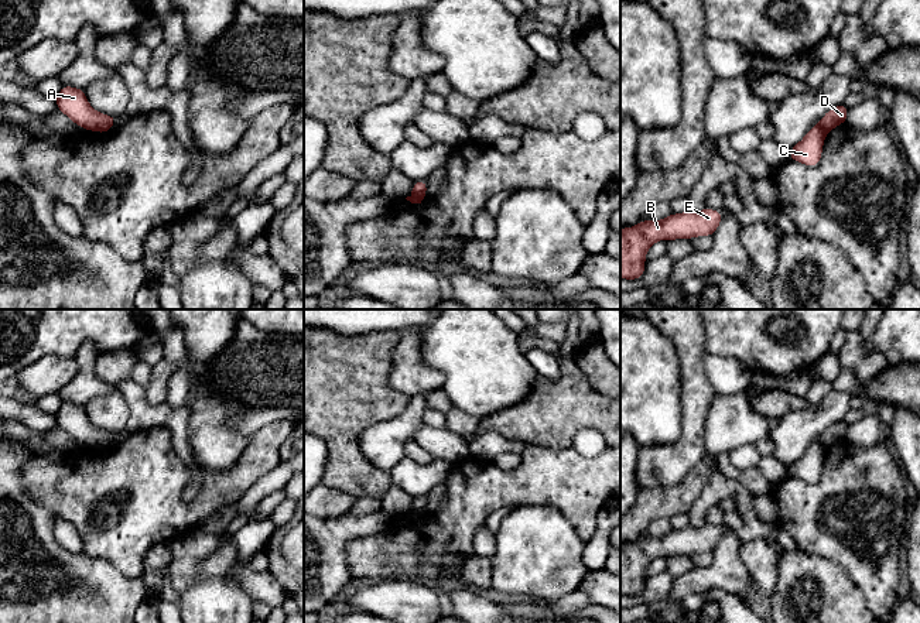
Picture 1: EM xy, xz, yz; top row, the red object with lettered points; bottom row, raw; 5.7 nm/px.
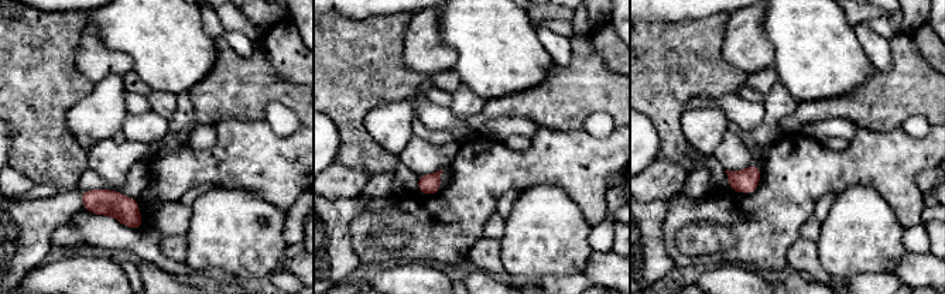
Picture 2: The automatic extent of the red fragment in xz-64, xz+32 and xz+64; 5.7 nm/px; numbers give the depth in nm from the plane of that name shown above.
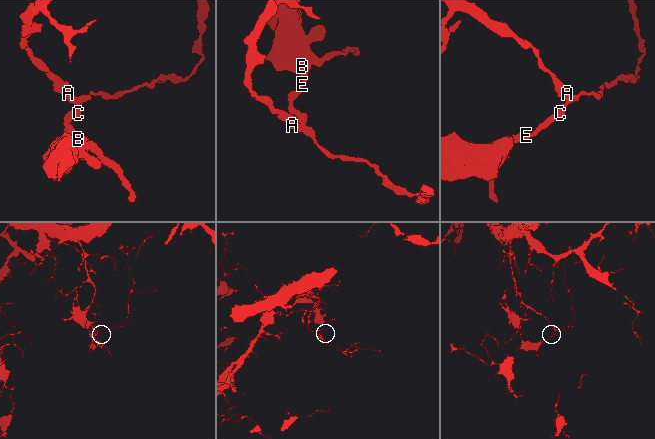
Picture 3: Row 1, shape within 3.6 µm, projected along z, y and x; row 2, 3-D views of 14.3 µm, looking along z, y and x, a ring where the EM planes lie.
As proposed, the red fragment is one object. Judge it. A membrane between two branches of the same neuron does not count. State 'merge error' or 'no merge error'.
merge error

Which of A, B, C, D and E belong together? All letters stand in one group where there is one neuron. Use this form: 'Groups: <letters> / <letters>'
Groups: A D / B C E

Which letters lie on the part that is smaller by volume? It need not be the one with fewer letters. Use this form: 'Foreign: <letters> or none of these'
Foreign: B, C, E

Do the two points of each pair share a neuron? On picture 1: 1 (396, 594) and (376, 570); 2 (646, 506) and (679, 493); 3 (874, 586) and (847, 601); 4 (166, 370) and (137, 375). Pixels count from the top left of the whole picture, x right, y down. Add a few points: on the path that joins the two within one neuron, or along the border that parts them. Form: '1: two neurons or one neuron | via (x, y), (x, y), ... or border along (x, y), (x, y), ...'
1: two neurons | border along (417, 578), (379, 578), (372, 581)
2: one neuron | via (655, 503), (670, 500)
3: two neurons | border along (841, 567), (862, 594), (869, 608)
4: two neurons | border along (151, 366), (151, 375), (142, 387)

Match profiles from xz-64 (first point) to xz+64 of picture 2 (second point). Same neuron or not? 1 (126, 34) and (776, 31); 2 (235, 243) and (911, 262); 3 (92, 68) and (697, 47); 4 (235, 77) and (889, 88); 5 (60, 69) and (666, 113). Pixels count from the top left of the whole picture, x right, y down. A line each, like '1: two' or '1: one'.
1: one
2: two
3: two
4: one
5: one

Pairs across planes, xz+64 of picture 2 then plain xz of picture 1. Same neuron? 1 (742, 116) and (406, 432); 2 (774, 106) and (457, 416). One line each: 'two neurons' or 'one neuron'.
1: two neurons
2: one neuron

